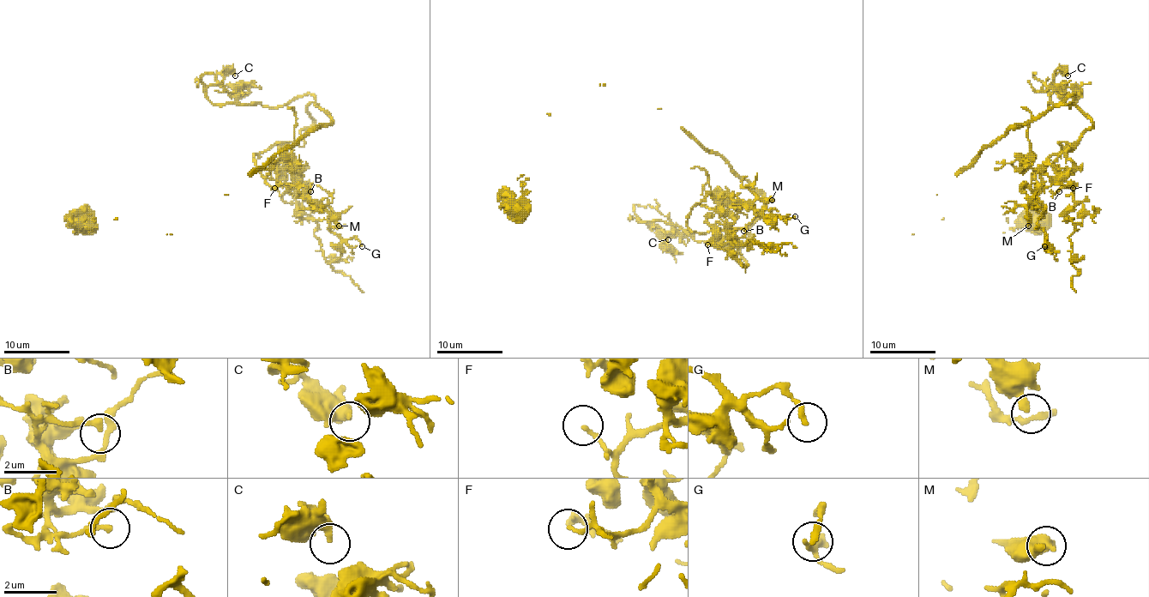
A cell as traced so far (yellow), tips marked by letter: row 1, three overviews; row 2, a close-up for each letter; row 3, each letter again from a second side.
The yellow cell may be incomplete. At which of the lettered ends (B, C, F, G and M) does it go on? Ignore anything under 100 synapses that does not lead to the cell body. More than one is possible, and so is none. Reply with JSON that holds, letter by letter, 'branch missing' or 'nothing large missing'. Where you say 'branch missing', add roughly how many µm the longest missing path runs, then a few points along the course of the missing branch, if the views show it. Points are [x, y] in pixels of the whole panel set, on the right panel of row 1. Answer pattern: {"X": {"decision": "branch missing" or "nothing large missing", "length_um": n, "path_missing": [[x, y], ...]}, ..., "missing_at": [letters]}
{"B": {"decision": "nothing large missing"}, "C": {"decision": "nothing large missing"}, "F": {"decision": "nothing large missing"}, "G": {"decision": "nothing large missing"}, "M": {"decision": "nothing large missing"}, "missing_at": []}

